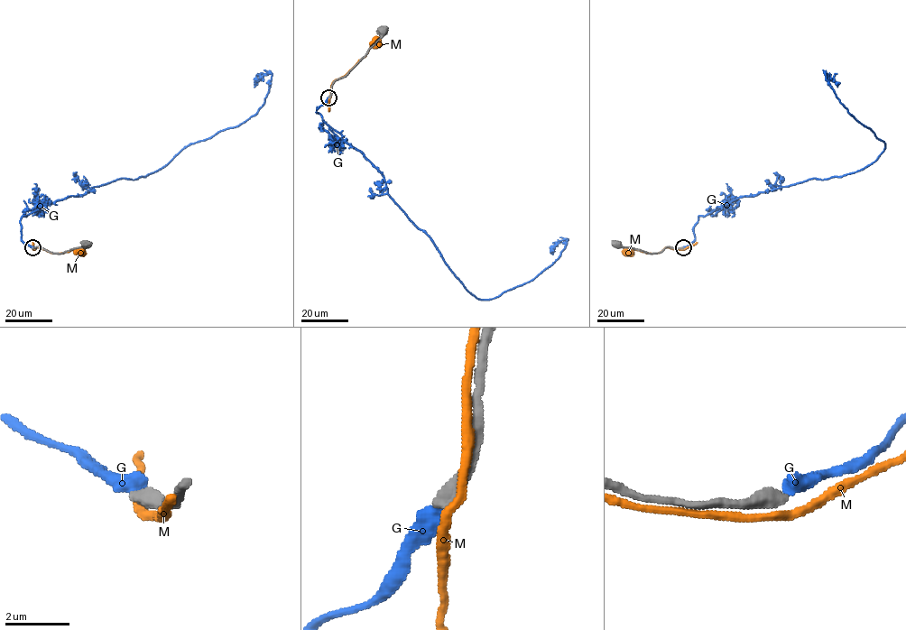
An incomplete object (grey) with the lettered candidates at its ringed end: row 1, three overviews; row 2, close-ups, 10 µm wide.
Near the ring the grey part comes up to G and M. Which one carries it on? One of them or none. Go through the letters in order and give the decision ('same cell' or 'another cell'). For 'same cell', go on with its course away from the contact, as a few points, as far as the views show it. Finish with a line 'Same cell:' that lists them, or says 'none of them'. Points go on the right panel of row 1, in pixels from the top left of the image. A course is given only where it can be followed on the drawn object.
G: another cell
M: another cell
Same cell: none of them

